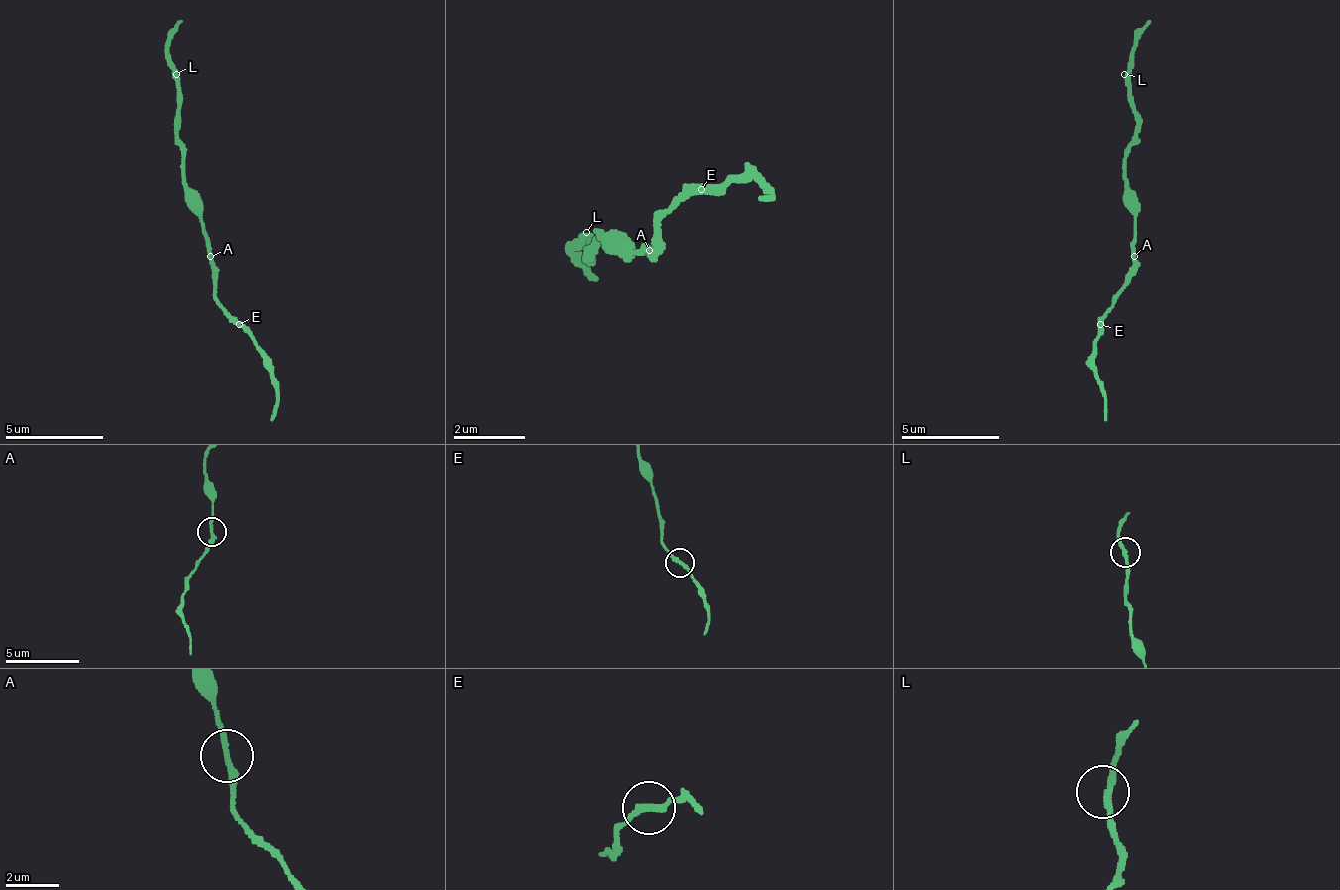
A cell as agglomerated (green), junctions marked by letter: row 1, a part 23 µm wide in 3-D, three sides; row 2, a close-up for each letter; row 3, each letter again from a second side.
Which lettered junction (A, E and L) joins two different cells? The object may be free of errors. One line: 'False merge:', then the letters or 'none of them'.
False merge: none of them

